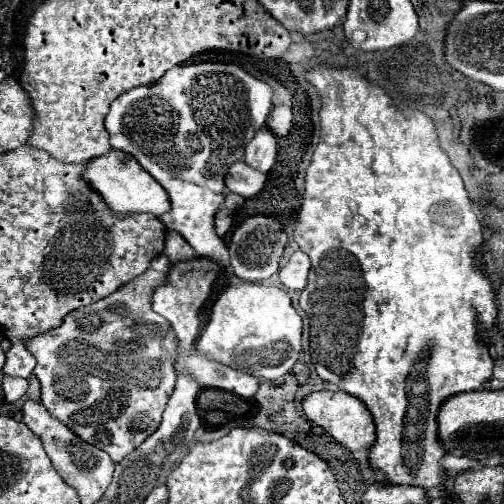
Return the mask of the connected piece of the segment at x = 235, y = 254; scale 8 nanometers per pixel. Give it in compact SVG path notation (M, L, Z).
M252 216L244 224L240 224L230 238L230 266L234 266L234 274L246 282L264 282L270 280L278 272L278 262L286 246L286 234L282 226L268 216Z

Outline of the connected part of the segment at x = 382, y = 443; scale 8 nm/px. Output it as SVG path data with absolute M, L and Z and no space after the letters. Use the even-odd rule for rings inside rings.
M316 64L308 72L304 72L306 80L320 94L320 140L312 154L312 162L306 170L304 178L304 202L298 216L298 228L294 232L294 240L300 250L306 252L312 260L308 284L300 294L300 308L310 316L310 352L312 364L322 380L336 384L340 390L360 398L370 410L376 424L376 444L370 448L370 466L382 470L390 484L410 484L422 486L428 492L428 498L440 496L440 488L444 486L444 470L440 460L444 456L444 448L438 442L436 414L440 404L454 394L480 390L486 380L492 378L494 360L488 354L486 346L478 344L478 328L476 322L482 322L490 332L498 324L498 308L496 308L496 292L492 282L480 272L480 262L476 262L476 248L482 246L482 226L474 212L474 206L468 198L464 182L458 170L450 164L446 152L440 148L436 128L420 110L414 108L398 108L394 106L394 98L360 72L350 68L334 68L330 64Z

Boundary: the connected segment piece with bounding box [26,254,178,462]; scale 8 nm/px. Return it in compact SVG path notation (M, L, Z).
M156 256L142 276L136 276L136 280L120 286L112 292L112 296L106 296L90 306L76 308L64 316L64 322L56 330L26 340L26 348L38 360L34 374L42 386L44 408L54 418L62 420L62 424L76 436L104 450L114 462L120 462L128 452L136 450L160 426L166 402L174 392L174 360L178 344L168 322L156 314L150 304L152 290L160 284L160 280L166 280L170 266L168 256Z

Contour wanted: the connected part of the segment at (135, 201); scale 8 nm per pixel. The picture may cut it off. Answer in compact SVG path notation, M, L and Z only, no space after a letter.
M110 148L104 152L104 156L96 156L86 162L86 168L82 172L82 180L104 198L104 202L110 206L112 212L120 216L132 216L132 214L154 214L160 216L170 210L170 200L164 192L164 188L148 174L140 164L134 160L134 156L128 156L126 152Z

